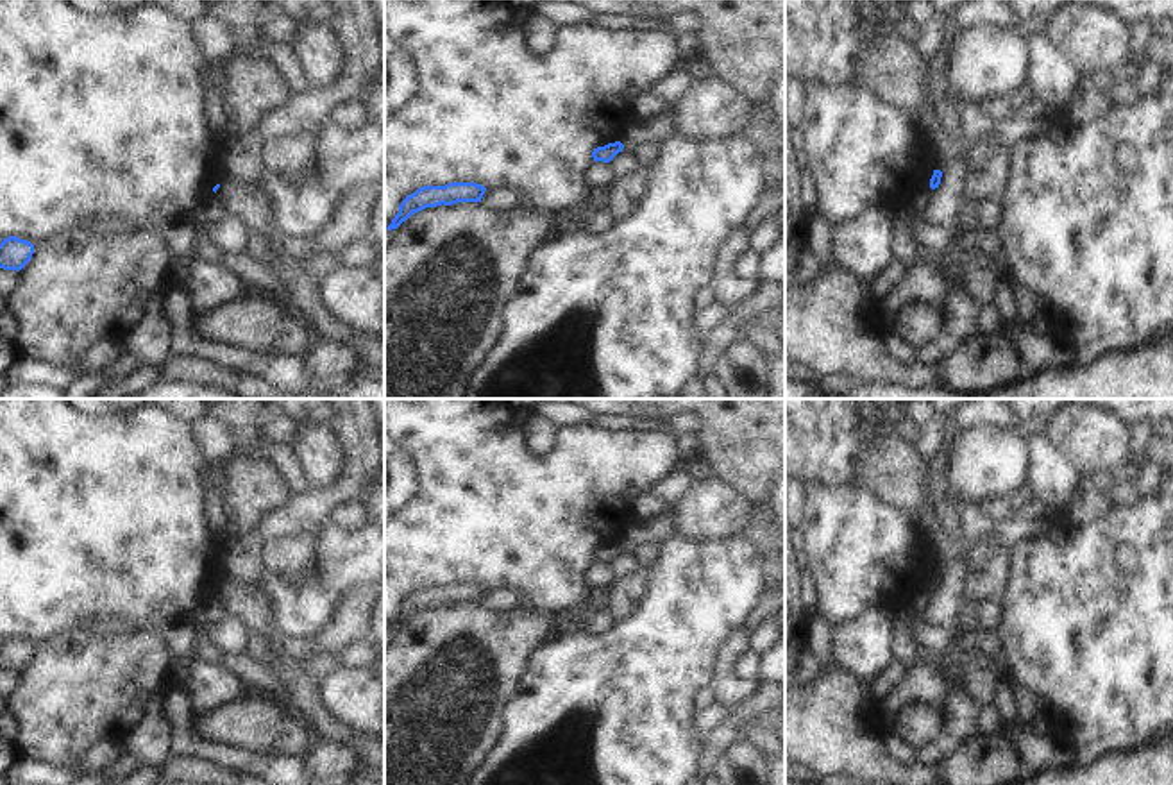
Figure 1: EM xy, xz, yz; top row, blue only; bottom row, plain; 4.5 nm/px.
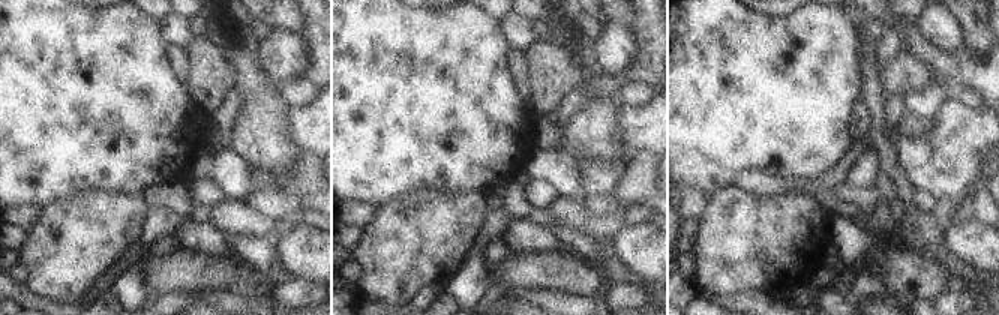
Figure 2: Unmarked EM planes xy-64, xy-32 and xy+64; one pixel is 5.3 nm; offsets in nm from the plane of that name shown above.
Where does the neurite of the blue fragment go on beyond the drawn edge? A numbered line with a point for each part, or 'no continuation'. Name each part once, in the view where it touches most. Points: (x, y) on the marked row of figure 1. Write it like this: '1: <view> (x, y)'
no continuation

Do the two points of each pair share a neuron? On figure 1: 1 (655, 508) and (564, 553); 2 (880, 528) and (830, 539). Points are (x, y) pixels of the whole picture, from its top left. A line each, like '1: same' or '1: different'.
1: different
2: same

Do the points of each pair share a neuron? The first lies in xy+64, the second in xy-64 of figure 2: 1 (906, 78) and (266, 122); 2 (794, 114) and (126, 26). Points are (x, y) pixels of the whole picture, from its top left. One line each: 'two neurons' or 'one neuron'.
1: two neurons
2: one neuron

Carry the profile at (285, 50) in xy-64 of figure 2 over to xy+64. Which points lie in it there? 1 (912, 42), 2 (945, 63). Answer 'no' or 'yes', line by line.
1: no
2: no

